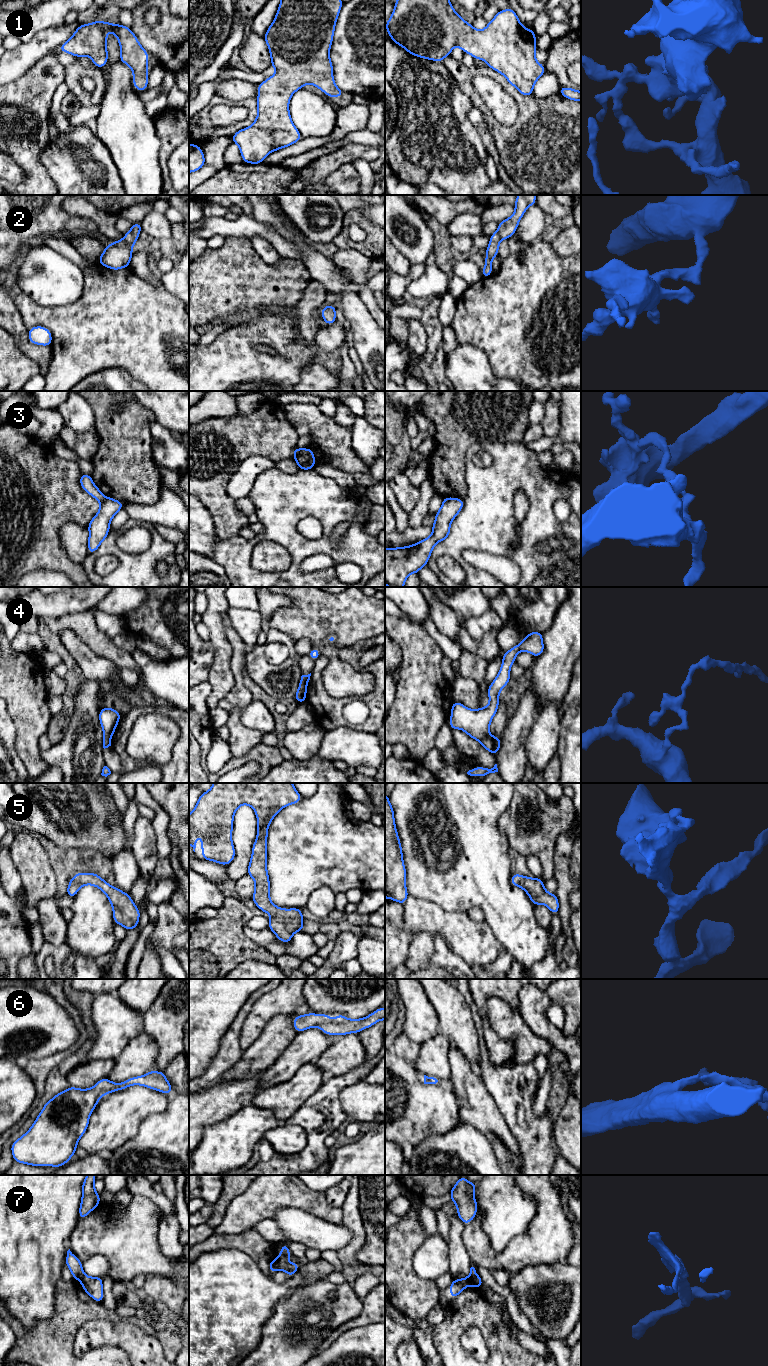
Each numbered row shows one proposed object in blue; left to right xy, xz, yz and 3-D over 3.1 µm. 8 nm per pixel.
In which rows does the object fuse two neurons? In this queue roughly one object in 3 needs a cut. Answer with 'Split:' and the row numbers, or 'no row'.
Split: 3, 4, 7

